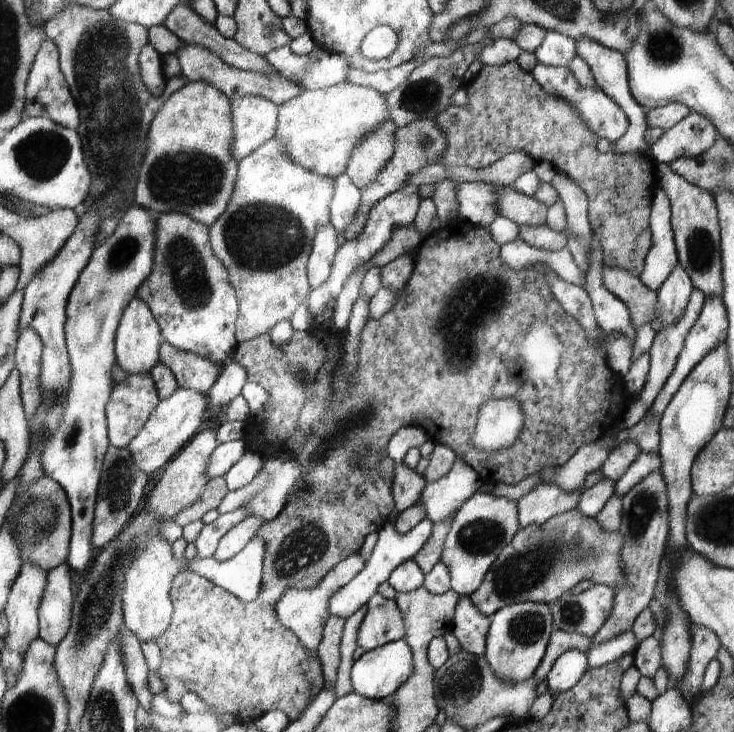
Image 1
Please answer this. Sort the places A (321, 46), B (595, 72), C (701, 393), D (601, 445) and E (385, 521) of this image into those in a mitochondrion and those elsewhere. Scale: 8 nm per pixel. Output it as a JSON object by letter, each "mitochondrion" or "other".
{"A":"other","B":"other","C":"other","D":"other","E":"other"}

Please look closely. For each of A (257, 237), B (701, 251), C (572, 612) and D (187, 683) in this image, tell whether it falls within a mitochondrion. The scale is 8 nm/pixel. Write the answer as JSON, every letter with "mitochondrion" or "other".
{"A":"mitochondrion","B":"mitochondrion","C":"mitochondrion","D":"other"}

